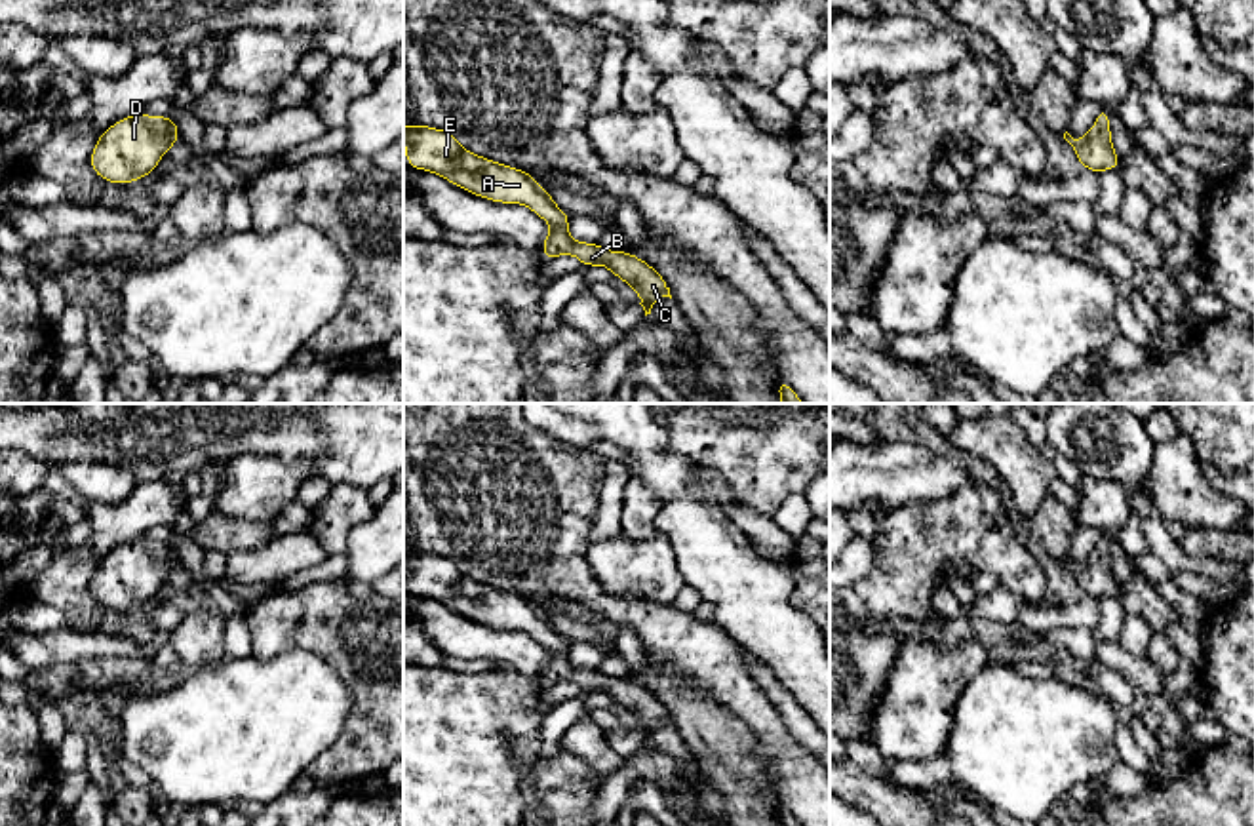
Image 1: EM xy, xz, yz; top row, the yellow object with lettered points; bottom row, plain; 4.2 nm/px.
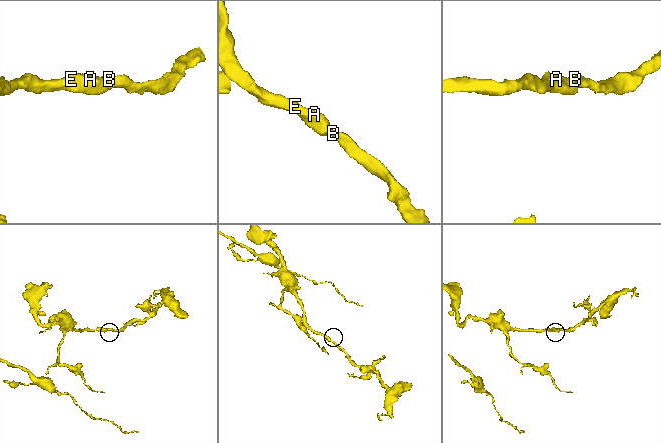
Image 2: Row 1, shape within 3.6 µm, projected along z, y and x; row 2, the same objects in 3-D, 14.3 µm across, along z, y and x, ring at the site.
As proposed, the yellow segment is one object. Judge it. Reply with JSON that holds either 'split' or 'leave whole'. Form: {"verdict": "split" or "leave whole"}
{"verdict": "leave whole"}

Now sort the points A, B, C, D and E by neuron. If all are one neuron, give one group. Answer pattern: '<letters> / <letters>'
A B C D E

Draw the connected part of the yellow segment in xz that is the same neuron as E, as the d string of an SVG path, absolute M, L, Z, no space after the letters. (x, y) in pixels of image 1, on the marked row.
M403 126L403 141L409 167L441 175L491 202L527 206L544 219L552 226L542 240L544 261L573 253L584 266L607 266L641 297L645 316L660 297L672 299L666 280L643 259L628 251L609 251L599 244L575 242L567 230L571 217L523 169L472 154L453 133L432 126Z

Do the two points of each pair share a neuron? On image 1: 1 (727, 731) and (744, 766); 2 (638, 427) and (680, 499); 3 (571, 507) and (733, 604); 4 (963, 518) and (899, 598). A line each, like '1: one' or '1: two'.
1: one
2: one
3: two
4: one

